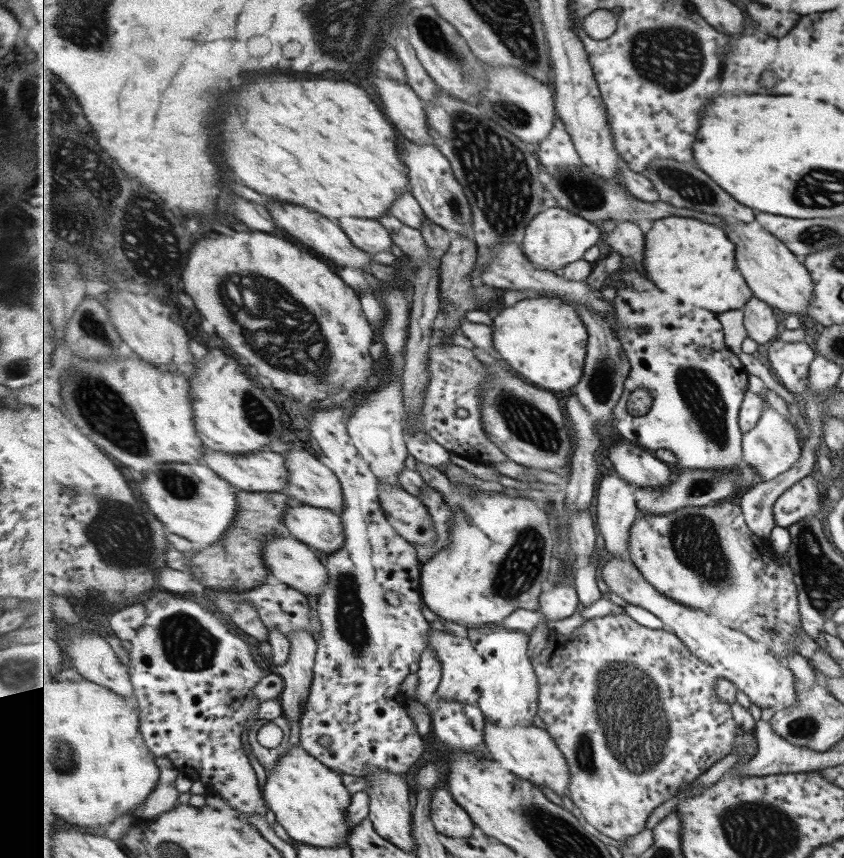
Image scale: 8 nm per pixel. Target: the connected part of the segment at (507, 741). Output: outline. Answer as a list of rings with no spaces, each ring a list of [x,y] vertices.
[[[487,721],[484,728],[485,742],[492,757],[501,763],[501,766],[533,784],[547,787],[557,793],[569,796],[573,784],[573,772],[568,765],[568,759],[561,752],[556,740],[545,728],[538,728],[531,725],[526,727],[504,727]]]

